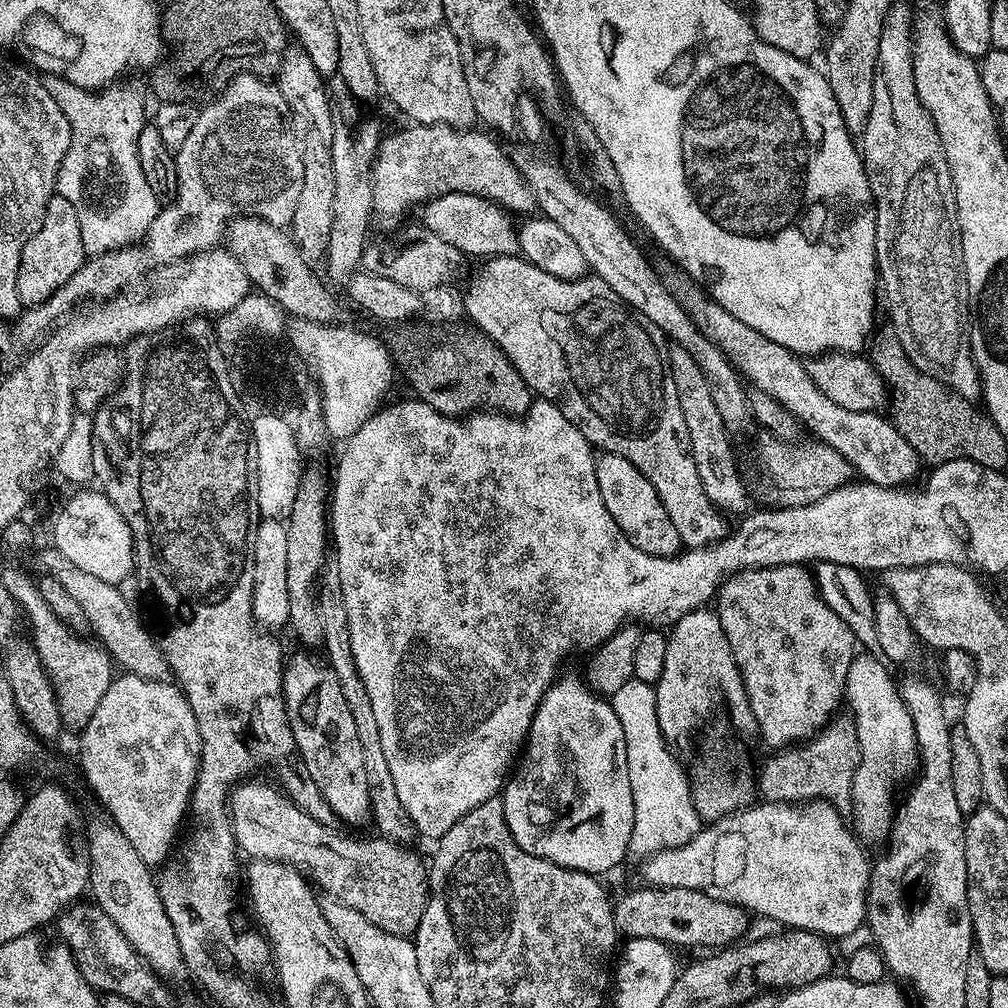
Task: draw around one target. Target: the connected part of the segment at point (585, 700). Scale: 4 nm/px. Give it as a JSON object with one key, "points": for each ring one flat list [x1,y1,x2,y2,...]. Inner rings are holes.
{"points":[[561,675,548,687,542,702,536,707,532,725,528,731,528,739,522,749,522,755,509,775,503,789,504,821,518,846,526,850,526,854,534,854,538,858,546,858,563,868,573,868,579,872,601,874,616,868,629,855,630,834,634,830,634,794,630,790,630,774,626,762,626,734,622,734,622,722,618,722,618,714,614,714,611,703,605,697,596,695,588,687,585,677]]}

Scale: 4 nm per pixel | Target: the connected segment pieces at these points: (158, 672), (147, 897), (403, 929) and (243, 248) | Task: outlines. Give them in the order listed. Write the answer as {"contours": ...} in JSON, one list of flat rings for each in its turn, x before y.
{"contours":[[[55,546,40,548,32,556,30,568,33,573,40,576,58,578,62,586,69,592,74,602,78,602,80,615,93,628,95,639,108,651,117,665,120,664,125,673,141,676,147,680,164,680,169,675,168,663,164,651,160,648,157,637,151,636,144,629,138,613,132,609,132,604,120,593,121,589,110,582,102,582,95,574,89,574,79,566,74,566,66,554,62,554]],[[111,819,96,820,87,825,88,857,90,858,90,874,88,888,94,899,95,907,101,908,122,930,122,934,147,964,161,978,168,976,184,976,186,967,182,950,178,946,178,934,174,934,174,924,170,922,170,914,162,906,162,898,158,894,156,876,153,869,130,846,126,834,118,830]],[[241,782,230,793,230,823,236,836,236,847,252,860,273,860,297,868,323,895,332,896,342,906,358,910,366,922,374,922,382,930,395,936,411,937,422,922,422,910,428,901,428,868,412,852,400,848,399,843,375,838,355,840,352,836,339,836,332,826,310,818,287,795,275,792,268,784]],[[238,216,228,223,224,240,228,251,240,259,240,265,257,293,268,296,289,317,297,316,297,321,313,324,331,321,336,312,336,300,328,293,329,285,312,273,315,271,304,261,287,231,275,228,257,216]]]}

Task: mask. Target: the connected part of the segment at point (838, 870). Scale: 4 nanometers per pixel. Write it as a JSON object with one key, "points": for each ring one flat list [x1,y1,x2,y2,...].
{"points":[[806,800,798,804,774,804,771,802,756,802,751,806,746,808,741,808,738,812,732,812,728,816,722,817,720,820,714,820,708,823,705,823,703,827,701,827,700,833,694,837,690,842,686,842,682,846,678,846,677,848,667,848,666,850,662,850,661,852,656,852,653,856,647,857,643,861,644,864,644,880,643,883,645,885,651,886,653,888,685,888,686,890,698,890,702,894,706,894,710,898,714,898,715,900,721,900,722,902,730,902,731,904,738,904,741,908,747,910,749,913,755,914,757,912,760,916,765,916,768,920,773,920,776,924,784,924,785,929,795,930,798,932,813,932,814,934,818,934,819,936,823,936,825,938,833,938,832,936,852,936,855,934,859,928,863,929,866,924,866,917,868,915,868,874,870,871,870,856,868,860,868,856,864,851,866,851,865,845,861,843,858,839,855,831,850,827,849,821,847,819,844,820,842,817,841,809,837,808,836,805,829,802,829,800]]}

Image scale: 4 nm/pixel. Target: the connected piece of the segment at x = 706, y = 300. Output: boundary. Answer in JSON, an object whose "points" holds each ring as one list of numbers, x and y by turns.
{"points":[[681,277,672,286,676,300,699,326,700,332,723,350,733,367,747,381,749,379,757,391,773,397,790,410,807,431,809,428,816,435,813,437,819,443,828,444,838,450,852,463,853,469,859,475,860,472,864,475,861,477,867,483,883,488,899,488,915,481,912,479,919,474,920,468,922,469,920,455,906,438,902,438,902,434,898,434,887,415,866,411,854,412,832,402,814,386,807,365,795,353,734,318,691,277]]}

